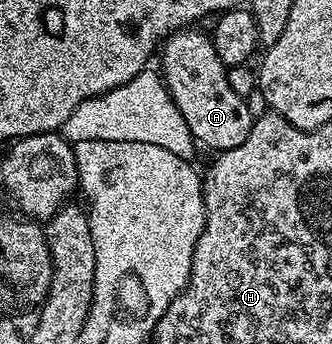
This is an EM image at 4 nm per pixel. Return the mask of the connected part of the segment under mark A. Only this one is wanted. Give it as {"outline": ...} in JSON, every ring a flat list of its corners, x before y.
{"outline":[[183,29,174,32,173,35,167,35,160,47,160,56,162,55,162,67,160,74,165,82,166,89,169,91,172,101,180,109,184,121,188,121,188,129,195,140,198,139,206,147,211,147,214,153,221,153,228,149,236,149,236,145,244,142,244,137,252,129,255,117,248,111,246,100,240,97,240,93,235,93,232,85,228,85,226,76,226,67,220,61,216,53,216,45,209,34,198,29]]}

